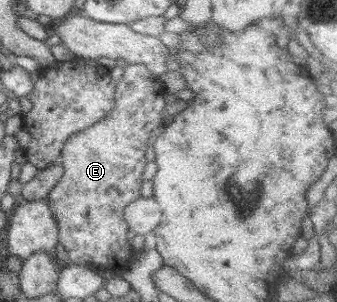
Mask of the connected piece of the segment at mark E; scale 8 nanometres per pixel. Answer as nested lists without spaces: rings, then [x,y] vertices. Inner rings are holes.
[[[128,64],[123,69],[114,108],[96,125],[66,139],[59,160],[63,175],[46,200],[59,226],[58,244],[65,260],[101,266],[106,274],[121,274],[130,268],[134,249],[128,241],[125,208],[141,197],[150,133],[161,127],[161,112],[167,104],[163,82],[147,66]]]

